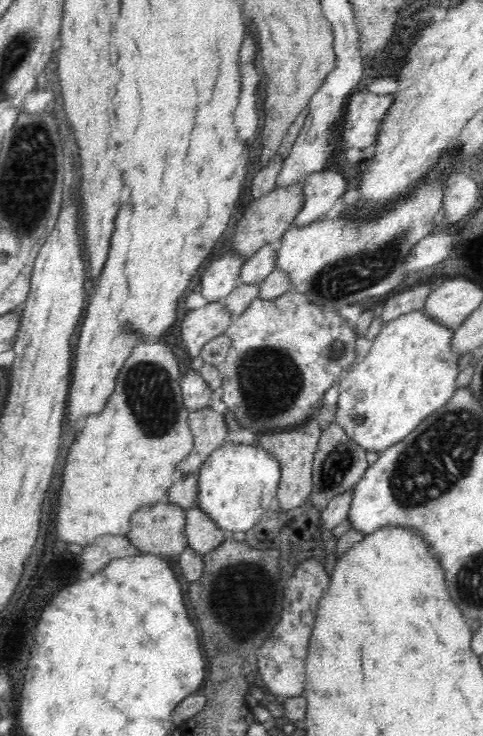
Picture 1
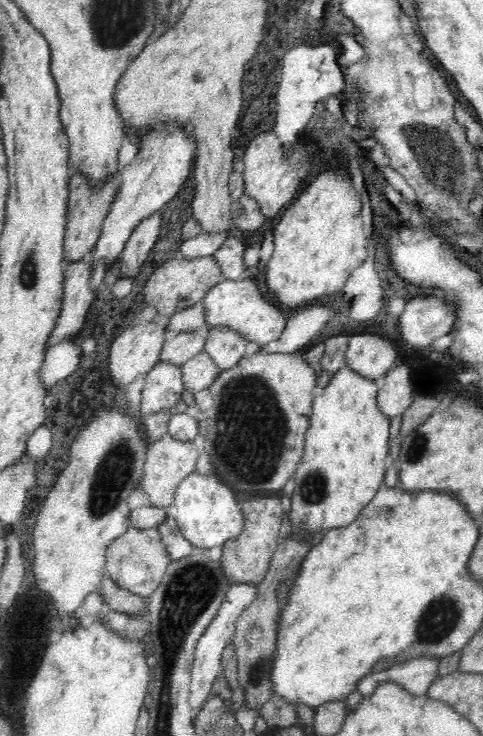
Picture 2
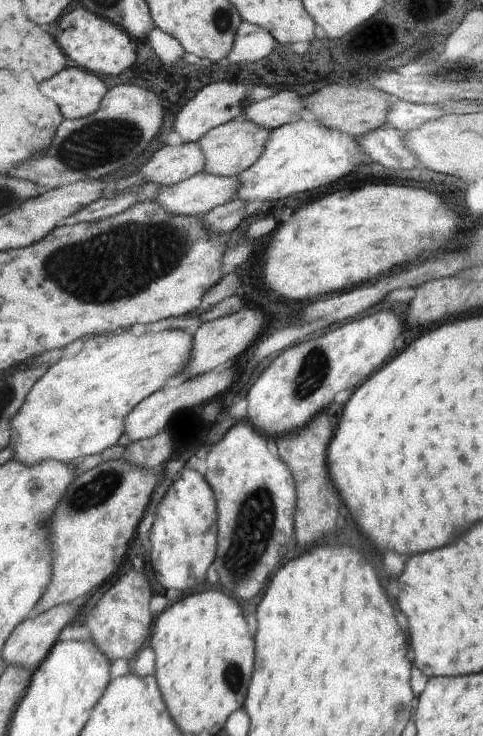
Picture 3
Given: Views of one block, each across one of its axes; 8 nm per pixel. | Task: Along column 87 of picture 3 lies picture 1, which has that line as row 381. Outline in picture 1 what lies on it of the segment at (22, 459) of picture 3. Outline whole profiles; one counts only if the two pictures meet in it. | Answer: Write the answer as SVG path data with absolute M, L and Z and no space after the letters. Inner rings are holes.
M422 309L401 315L400 317L396 317L394 320L385 323L381 328L381 331L373 339L372 346L370 347L366 358L363 358L360 362L354 364L353 367L342 376L342 380L338 382L339 395L334 422L342 426L344 431L348 433L348 437L352 437L354 443L356 443L356 445L360 445L360 447L366 449L366 451L375 451L380 453L389 446L395 445L403 438L406 438L413 430L416 430L417 426L420 426L420 423L426 417L434 413L435 410L442 408L456 392L456 378L459 372L458 362L460 360L460 353L452 351L452 347L450 347L452 336L454 336L454 329L438 323L436 319L427 316Z

